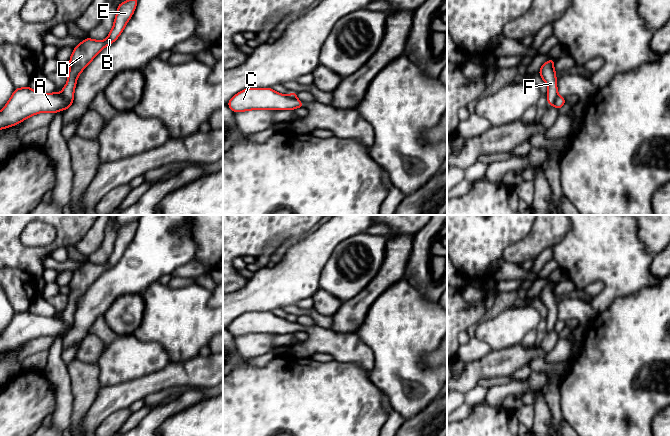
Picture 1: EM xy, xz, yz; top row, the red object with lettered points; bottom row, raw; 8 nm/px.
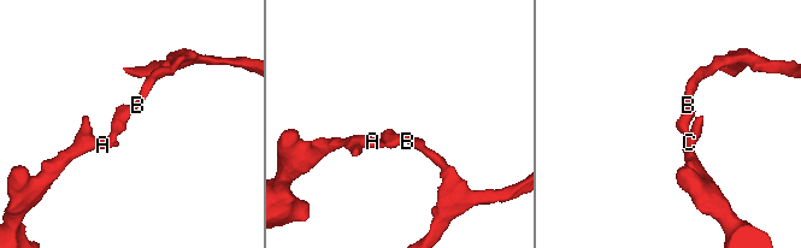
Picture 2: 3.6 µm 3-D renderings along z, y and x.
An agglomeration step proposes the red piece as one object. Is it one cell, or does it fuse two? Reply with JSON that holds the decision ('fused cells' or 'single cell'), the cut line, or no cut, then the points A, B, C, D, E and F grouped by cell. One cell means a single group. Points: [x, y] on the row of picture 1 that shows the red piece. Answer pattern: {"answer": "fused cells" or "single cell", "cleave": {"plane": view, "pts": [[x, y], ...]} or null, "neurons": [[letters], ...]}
{"answer": "fused cells", "cleave": {"plane": "xy", "pts": [[61, 94], [72, 101]]}, "neurons": [["A", "C"], ["B", "D", "E", "F"]]}

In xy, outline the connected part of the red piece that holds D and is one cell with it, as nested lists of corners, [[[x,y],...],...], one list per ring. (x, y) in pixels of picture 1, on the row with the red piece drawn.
[[[126,0],[118,5],[113,28],[105,40],[98,41],[86,38],[73,49],[73,53],[69,59],[68,81],[62,89],[62,95],[68,101],[74,100],[74,89],[80,73],[103,48],[116,41],[132,17],[137,3],[138,0]]]

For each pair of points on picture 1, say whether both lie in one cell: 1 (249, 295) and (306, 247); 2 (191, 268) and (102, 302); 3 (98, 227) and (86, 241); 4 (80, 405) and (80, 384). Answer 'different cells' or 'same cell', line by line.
1: same cell
2: different cells
3: same cell
4: same cell

